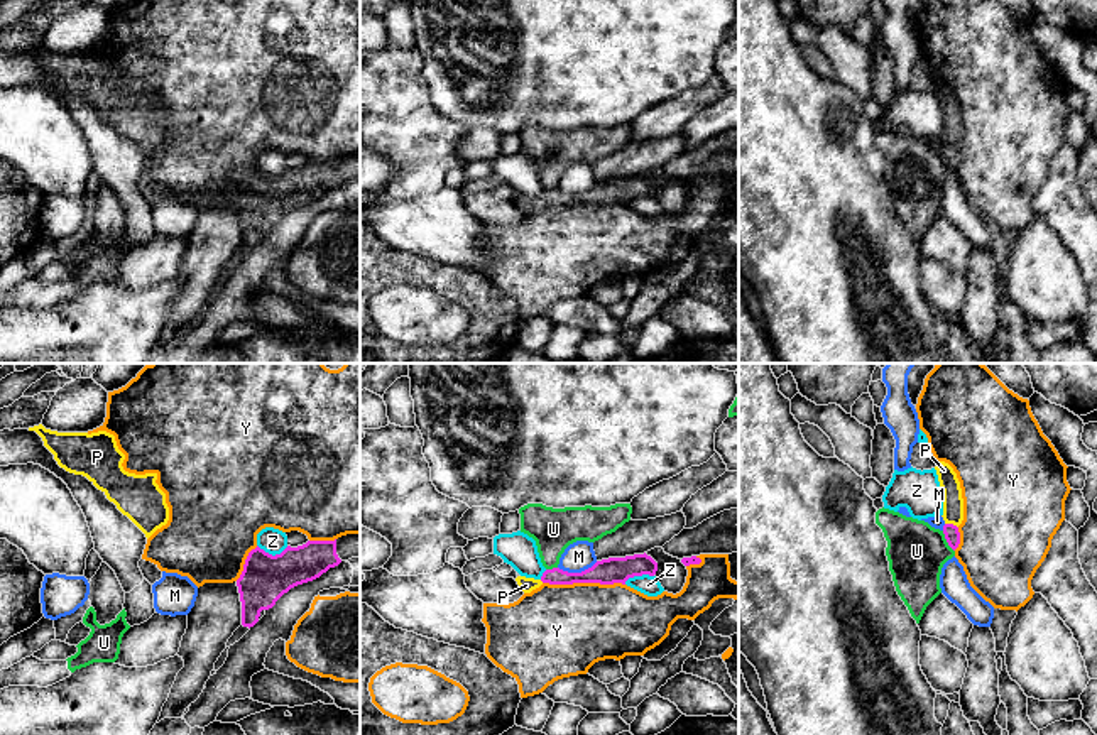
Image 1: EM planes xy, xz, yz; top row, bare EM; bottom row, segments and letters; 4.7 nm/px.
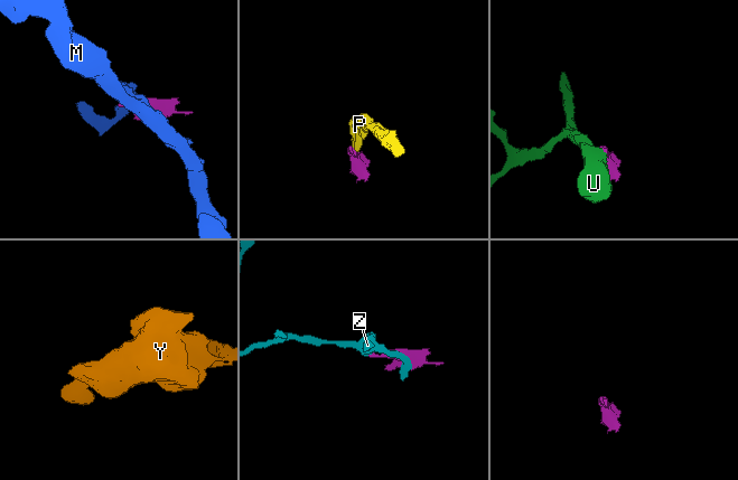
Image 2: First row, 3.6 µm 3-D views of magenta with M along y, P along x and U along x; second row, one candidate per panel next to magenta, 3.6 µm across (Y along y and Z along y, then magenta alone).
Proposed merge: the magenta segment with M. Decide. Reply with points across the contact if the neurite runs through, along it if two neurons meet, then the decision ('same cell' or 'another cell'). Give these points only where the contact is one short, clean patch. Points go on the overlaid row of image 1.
border along xz (597, 561), (580, 571), (563, 571), (558, 568); another cell

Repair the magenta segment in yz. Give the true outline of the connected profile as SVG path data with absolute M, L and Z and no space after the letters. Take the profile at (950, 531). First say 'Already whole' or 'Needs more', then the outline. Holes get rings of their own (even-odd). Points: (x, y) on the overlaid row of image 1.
Needs more. M936 461L936 475L943 490L943 534L948 546L955 551L960 544L958 525L963 520L963 498L960 482L953 468L945 461Z

